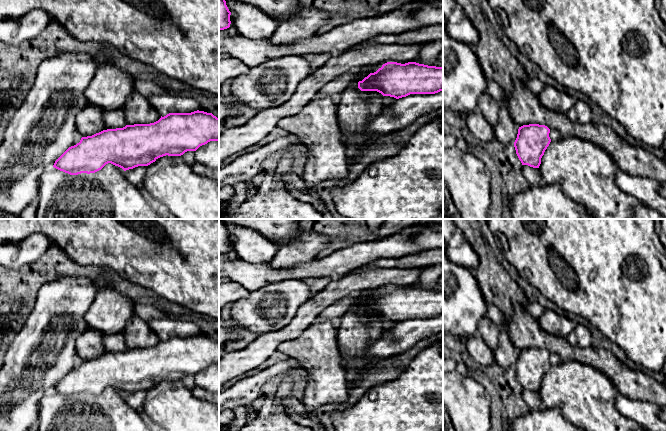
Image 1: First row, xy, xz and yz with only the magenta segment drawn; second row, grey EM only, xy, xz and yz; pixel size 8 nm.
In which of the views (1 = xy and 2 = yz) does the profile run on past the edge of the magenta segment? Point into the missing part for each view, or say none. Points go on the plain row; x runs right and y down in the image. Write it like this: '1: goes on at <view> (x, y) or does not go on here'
1: does not go on here
2: does not go on here

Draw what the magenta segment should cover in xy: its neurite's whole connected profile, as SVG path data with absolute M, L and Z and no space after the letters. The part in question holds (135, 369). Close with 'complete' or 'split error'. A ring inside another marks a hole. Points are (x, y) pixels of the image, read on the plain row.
M169 337L150 348L126 349L123 352L107 353L92 360L82 361L80 366L69 371L53 391L68 397L95 397L111 387L124 395L138 390L148 390L163 380L181 380L187 375L196 375L210 365L219 365L219 342L212 337Z; complete

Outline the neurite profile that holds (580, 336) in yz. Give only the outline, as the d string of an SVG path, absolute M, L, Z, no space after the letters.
M577 324L566 339L570 345L581 348L591 347L593 343L592 333L587 326L582 324Z

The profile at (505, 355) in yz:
M500 330L498 344L493 352L494 363L501 368L507 369L515 366L519 351L514 347L505 330Z

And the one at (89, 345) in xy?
M88 329L76 340L76 352L81 361L92 360L105 354L104 337L99 331Z

